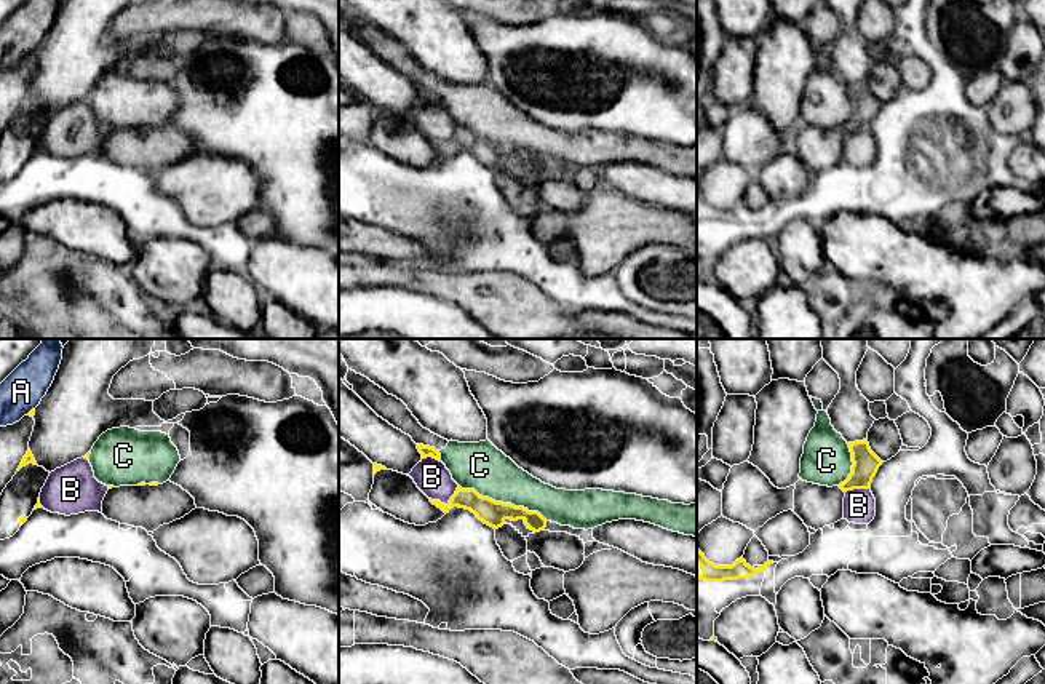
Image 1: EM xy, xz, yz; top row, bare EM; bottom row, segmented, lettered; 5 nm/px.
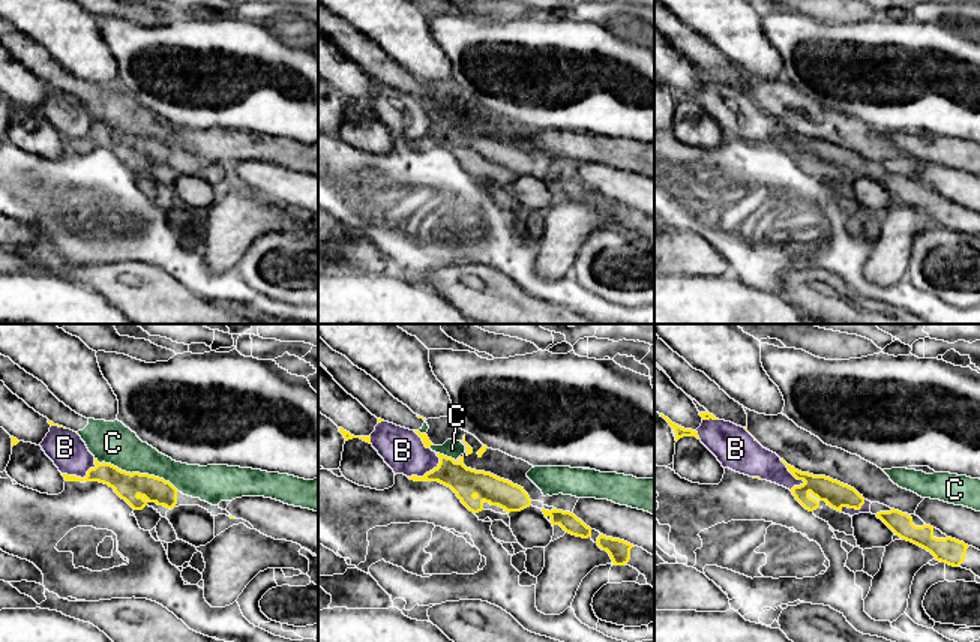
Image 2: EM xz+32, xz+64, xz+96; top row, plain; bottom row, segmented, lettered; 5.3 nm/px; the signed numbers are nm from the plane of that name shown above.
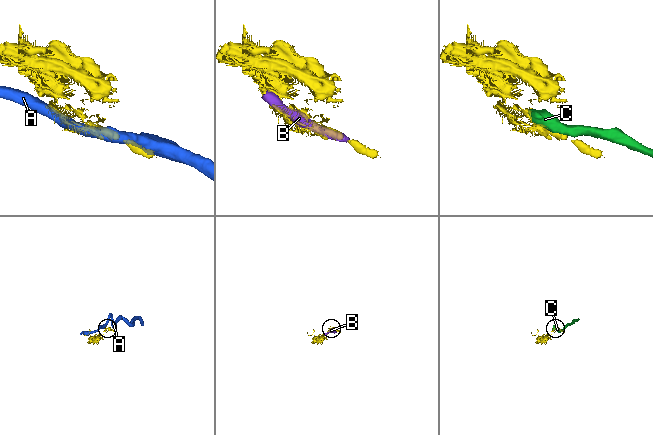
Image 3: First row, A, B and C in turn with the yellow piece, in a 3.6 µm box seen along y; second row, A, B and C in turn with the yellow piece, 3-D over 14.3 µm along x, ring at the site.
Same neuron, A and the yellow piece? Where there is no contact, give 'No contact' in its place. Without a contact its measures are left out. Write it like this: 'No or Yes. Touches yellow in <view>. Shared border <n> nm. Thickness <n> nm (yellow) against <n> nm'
No. Touches yellow in xy. Shared border 60 nm. Thickness 30 nm (yellow) against 200 nm

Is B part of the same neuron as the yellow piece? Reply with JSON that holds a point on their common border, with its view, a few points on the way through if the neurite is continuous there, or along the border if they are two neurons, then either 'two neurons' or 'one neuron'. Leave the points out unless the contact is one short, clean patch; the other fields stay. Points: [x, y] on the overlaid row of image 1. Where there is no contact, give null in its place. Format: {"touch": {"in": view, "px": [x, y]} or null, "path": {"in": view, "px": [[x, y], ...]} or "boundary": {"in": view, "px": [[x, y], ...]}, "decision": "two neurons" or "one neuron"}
{"touch": {"in": "xz", "px": [448, 504]}, "decision": "one neuron"}

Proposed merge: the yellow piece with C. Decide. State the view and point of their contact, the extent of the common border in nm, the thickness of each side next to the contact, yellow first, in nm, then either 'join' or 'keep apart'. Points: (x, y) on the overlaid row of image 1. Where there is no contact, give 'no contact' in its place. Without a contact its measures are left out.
xz (502, 502) | 480 nm | 130/240 nm | keep apart

